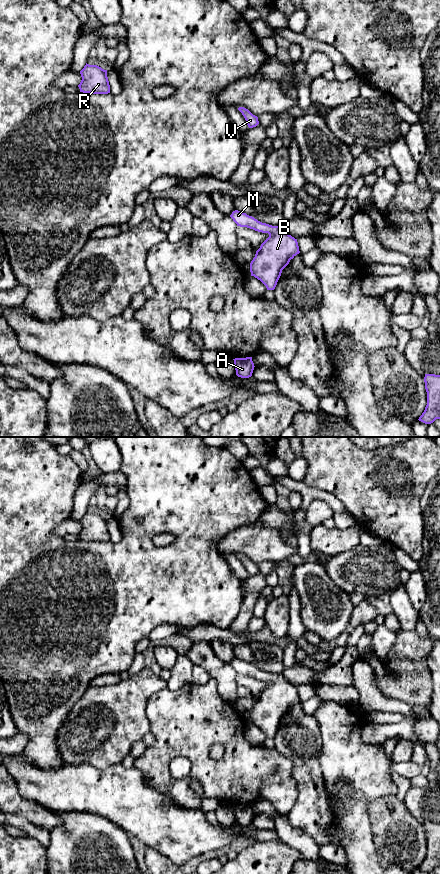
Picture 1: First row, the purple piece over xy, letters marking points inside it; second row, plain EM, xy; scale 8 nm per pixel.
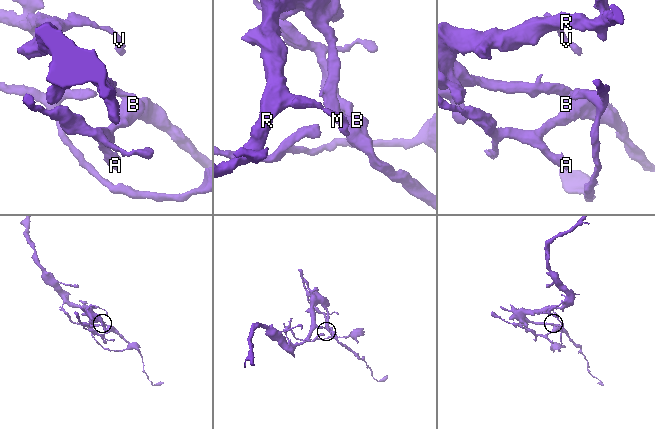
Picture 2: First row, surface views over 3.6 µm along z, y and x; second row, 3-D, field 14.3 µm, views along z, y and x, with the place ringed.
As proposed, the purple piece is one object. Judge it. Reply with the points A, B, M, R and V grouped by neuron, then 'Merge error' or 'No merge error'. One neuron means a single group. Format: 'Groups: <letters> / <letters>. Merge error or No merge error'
Groups: A B M R V. No merge error

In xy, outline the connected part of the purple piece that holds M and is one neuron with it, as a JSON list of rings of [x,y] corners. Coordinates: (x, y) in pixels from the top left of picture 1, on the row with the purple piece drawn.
[[[238,210],[233,211],[230,217],[237,226],[269,234],[256,251],[250,263],[250,272],[251,276],[260,280],[267,290],[274,290],[282,270],[300,253],[297,239],[289,235],[282,226],[262,223]]]

